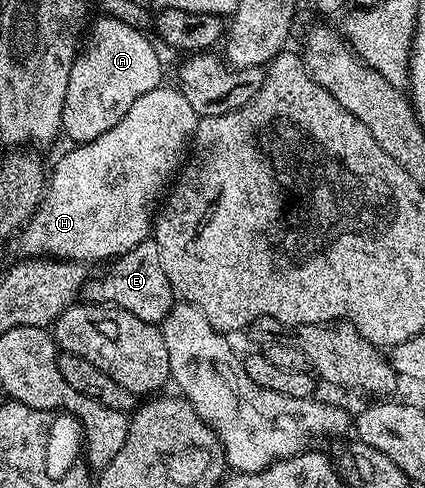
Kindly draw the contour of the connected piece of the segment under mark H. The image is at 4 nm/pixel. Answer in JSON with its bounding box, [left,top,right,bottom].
[18,85,198,261]

